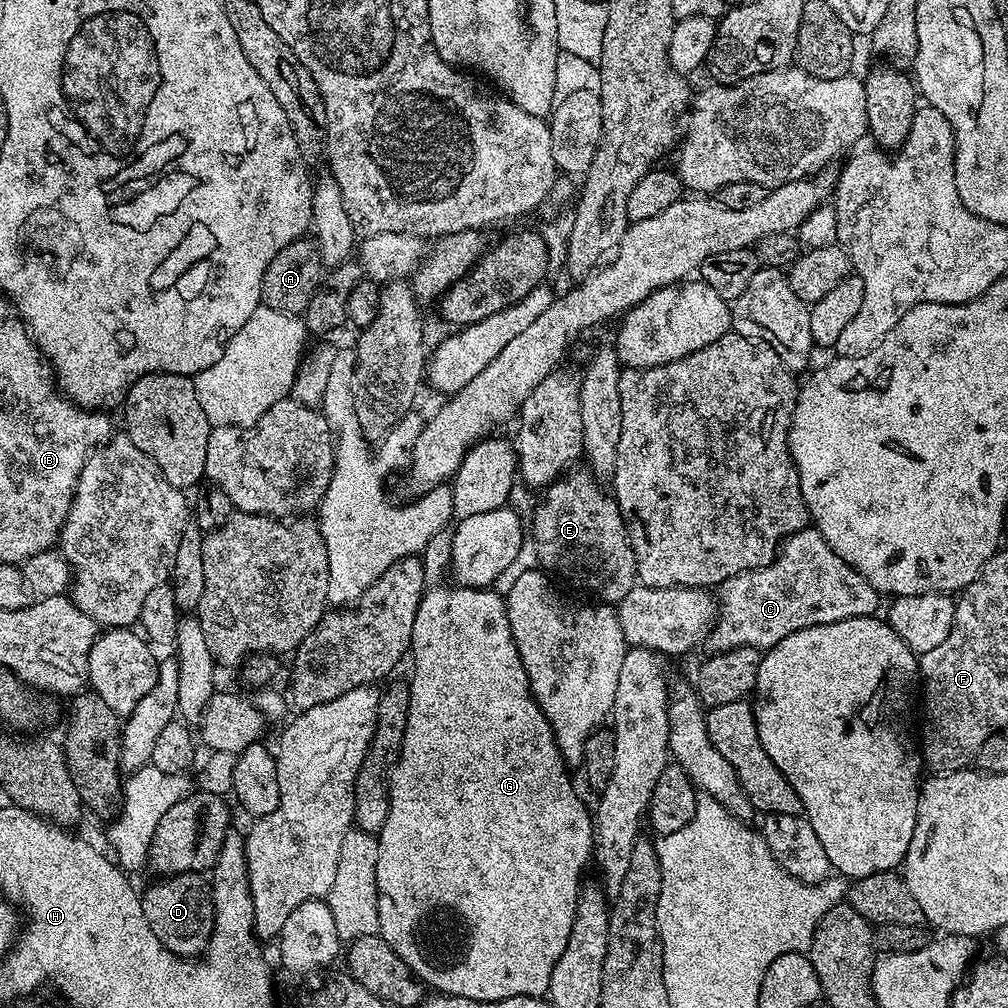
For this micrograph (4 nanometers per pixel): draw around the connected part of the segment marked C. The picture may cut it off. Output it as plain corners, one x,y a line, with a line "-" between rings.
805,526
801,532
787,537
780,545
774,562
765,568
755,568
723,580
718,585
718,615
708,633
706,644
712,647
713,653
725,652
731,648
758,648
767,650
774,647
782,638
794,634
798,630
806,630
810,626
822,626
830,622
842,622
855,616
870,616
877,610
878,593
854,571
850,565
822,538
815,526

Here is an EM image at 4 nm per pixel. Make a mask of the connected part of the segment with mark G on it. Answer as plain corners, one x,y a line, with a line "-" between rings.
451,586
452,588
432,588
429,587
420,599
418,610
414,614
414,630
412,631
412,646
410,649
410,660
412,656
412,680
408,684
408,717
406,718
406,730
402,738
400,753
396,758
396,763
386,776
388,786
388,813
386,822
378,834
378,922
380,923
380,935
386,943
406,962
406,966
412,971
417,980
423,982
429,989
446,996
461,996
471,1000
505,1000
515,996
535,996
543,997
550,986
550,974
562,958
562,950
566,950
566,938
570,938
570,926
576,916
576,898
580,893
582,877
580,877
580,867
584,863
591,861
594,856
594,816
582,801
576,797
576,792
572,789
572,780
568,777
569,769
566,767
564,759
560,757
560,751
556,746
556,739
552,737
552,727
544,719
540,707
532,699
532,689
528,687
528,675
520,661
520,655
516,649
516,643
510,630
508,621
508,605
505,597
499,591
488,588
462,588

